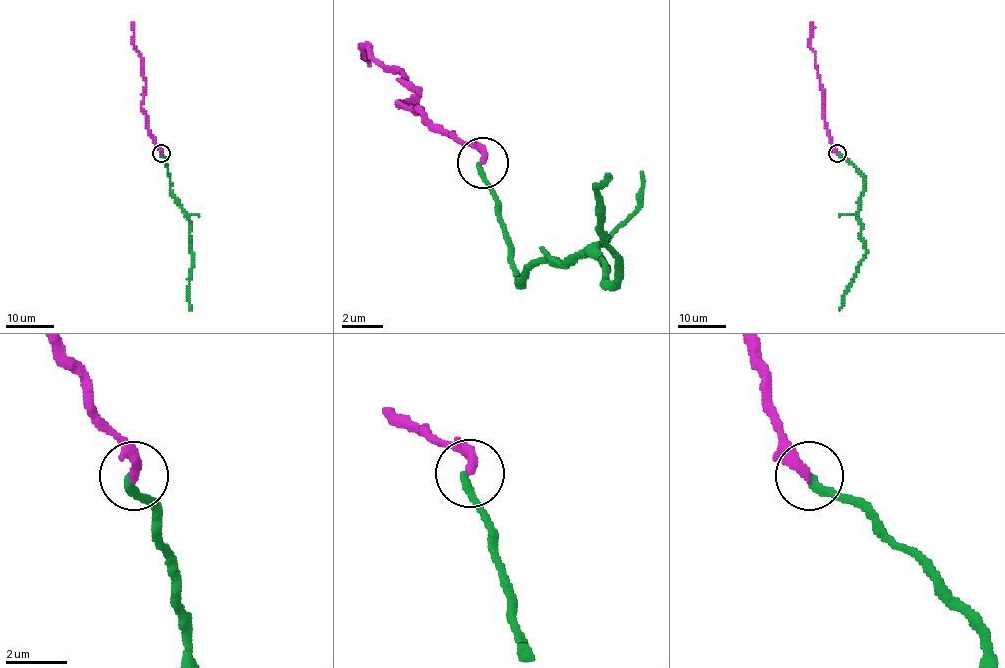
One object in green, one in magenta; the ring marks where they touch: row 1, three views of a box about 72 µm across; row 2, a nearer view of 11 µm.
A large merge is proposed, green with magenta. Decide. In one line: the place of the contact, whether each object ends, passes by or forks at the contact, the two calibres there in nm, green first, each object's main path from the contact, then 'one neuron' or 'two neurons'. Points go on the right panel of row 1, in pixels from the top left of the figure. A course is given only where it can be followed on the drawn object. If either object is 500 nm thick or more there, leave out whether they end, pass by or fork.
(837, 153) | green ends | magenta ends | 280/360 nm | green via (837, 152), (864, 177), (859, 219), (865, 253), (840, 309) | magenta via (837, 152), (828, 133), (816, 55), (810, 46), (812, 22) | one neuron

